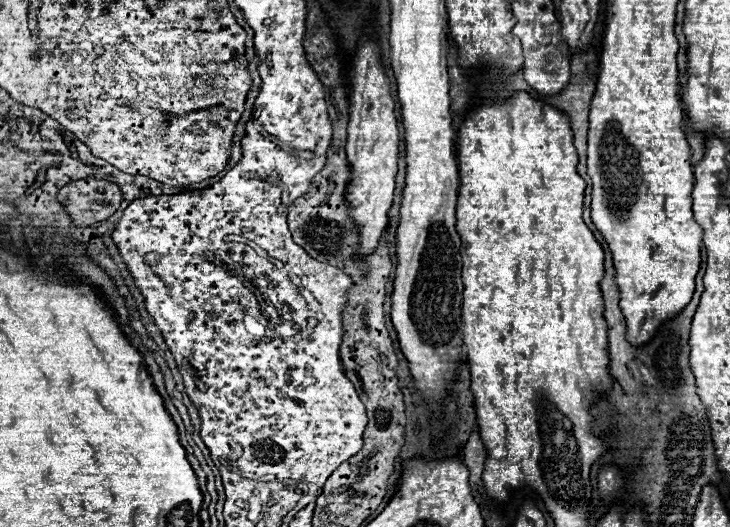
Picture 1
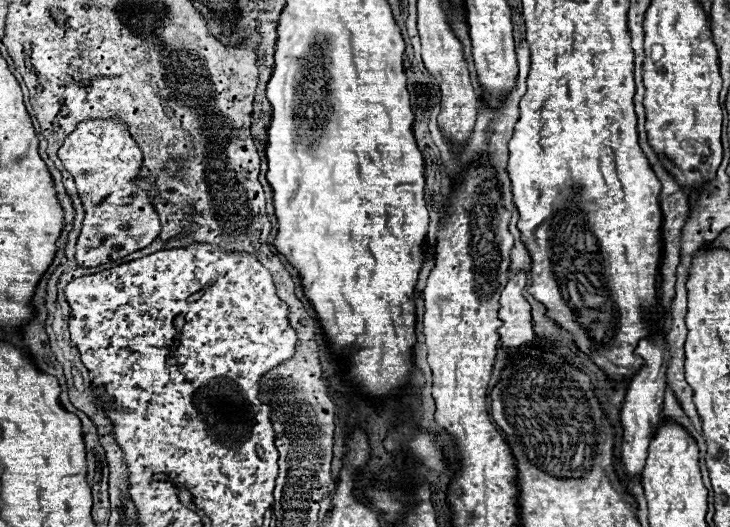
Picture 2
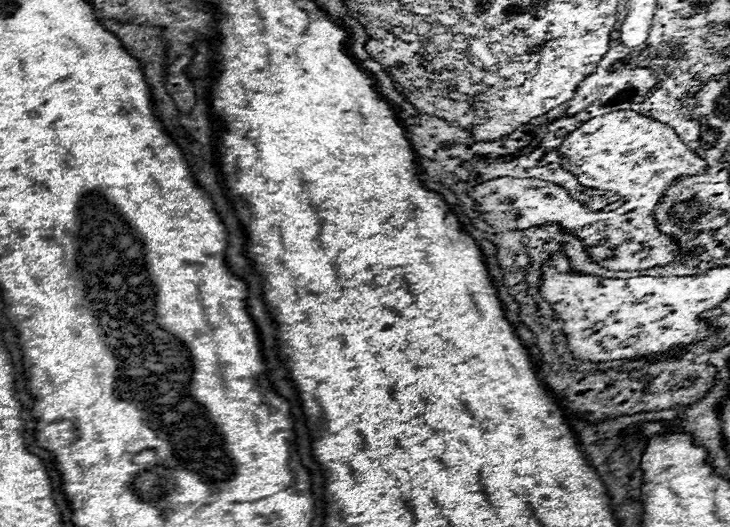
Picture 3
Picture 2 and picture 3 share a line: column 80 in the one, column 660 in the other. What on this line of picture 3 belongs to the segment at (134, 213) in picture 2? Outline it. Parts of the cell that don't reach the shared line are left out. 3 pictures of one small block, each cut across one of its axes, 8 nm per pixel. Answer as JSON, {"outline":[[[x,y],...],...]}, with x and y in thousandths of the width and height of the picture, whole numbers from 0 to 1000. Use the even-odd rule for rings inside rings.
{"outline":[[[844,209],[805,228],[778,254],[764,281],[764,296],[767,315],[784,326],[797,353],[852,368],[856,383],[863,381],[863,393],[852,387],[841,402],[805,402],[770,353],[732,338],[690,334],[666,342],[638,364],[652,383],[655,410],[685,436],[721,436],[745,421],[767,421],[800,455],[814,497],[836,512],[885,512],[937,493],[926,455],[901,436],[896,391],[932,334],[964,330],[967,307],[918,239],[877,213]]]}

